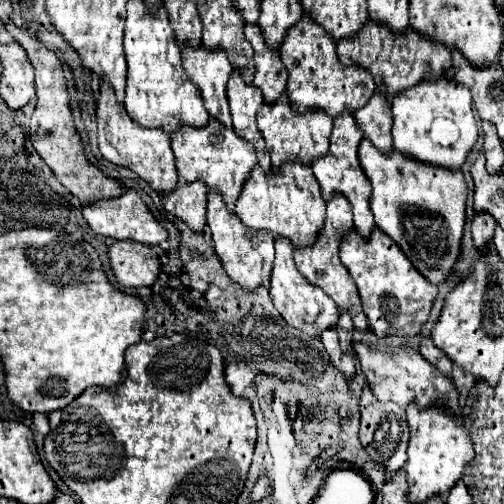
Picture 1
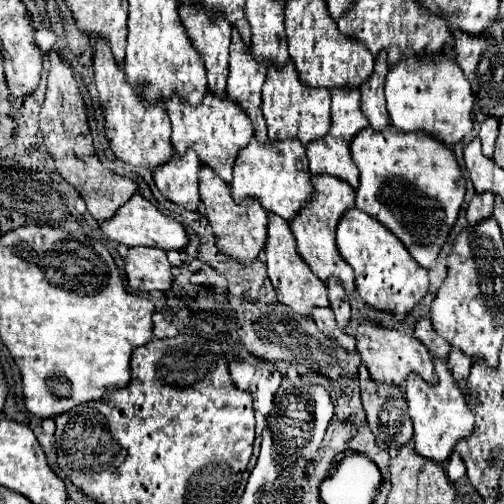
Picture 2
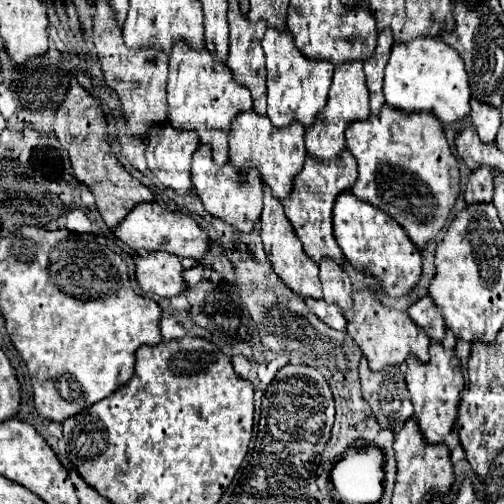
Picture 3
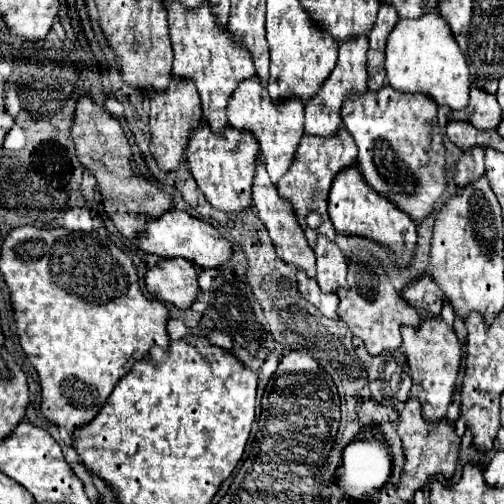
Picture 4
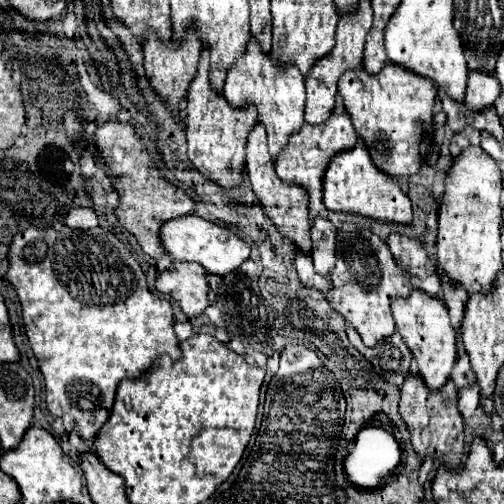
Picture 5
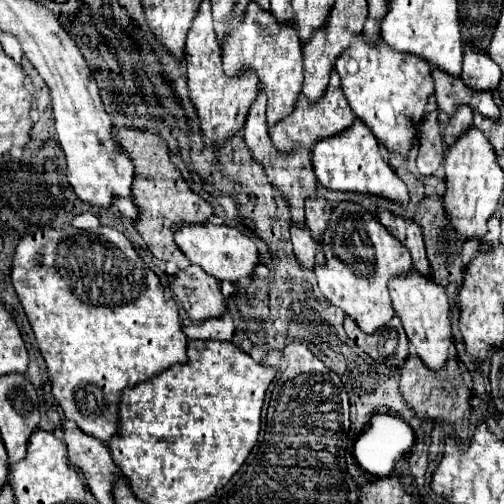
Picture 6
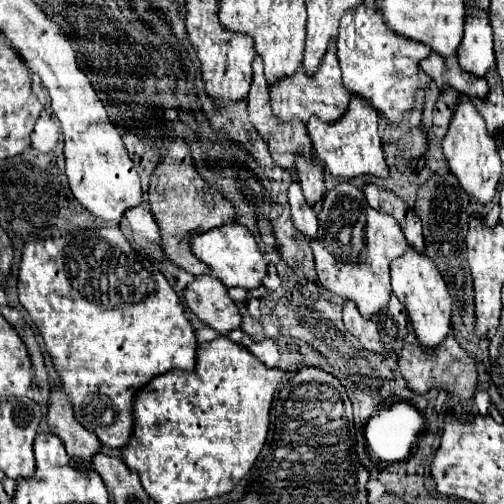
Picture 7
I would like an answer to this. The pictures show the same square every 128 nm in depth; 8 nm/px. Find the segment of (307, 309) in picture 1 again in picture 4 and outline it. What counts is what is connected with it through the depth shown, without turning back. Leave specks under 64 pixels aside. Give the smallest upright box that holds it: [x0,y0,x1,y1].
[252,154,316,276]

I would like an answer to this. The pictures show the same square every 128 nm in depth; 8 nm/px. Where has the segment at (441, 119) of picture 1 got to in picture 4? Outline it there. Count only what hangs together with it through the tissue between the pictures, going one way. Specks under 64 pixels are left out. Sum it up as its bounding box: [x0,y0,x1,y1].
[386,12,470,108]

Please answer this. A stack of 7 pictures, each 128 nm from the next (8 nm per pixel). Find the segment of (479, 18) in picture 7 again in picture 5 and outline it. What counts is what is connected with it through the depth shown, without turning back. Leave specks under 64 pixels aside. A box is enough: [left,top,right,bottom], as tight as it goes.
[466,72,500,110]

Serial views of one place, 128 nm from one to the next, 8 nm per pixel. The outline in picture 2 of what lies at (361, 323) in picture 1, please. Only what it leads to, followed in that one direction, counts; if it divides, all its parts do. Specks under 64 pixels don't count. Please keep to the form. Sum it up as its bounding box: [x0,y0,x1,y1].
[290,176,356,296]

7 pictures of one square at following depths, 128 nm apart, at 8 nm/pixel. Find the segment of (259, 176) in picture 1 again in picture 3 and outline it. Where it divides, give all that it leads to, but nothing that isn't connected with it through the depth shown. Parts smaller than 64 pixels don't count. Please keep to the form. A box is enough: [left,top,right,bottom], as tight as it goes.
[230,112,306,200]

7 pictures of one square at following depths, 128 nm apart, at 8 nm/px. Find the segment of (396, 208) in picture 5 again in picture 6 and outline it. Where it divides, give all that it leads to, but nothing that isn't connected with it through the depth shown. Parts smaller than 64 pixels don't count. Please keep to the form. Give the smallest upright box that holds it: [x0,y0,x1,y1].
[312,120,408,204]

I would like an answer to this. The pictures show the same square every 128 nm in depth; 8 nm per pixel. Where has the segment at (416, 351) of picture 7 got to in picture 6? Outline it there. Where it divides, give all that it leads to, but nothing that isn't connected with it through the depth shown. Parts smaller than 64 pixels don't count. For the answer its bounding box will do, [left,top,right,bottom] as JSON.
[400,354,472,442]

